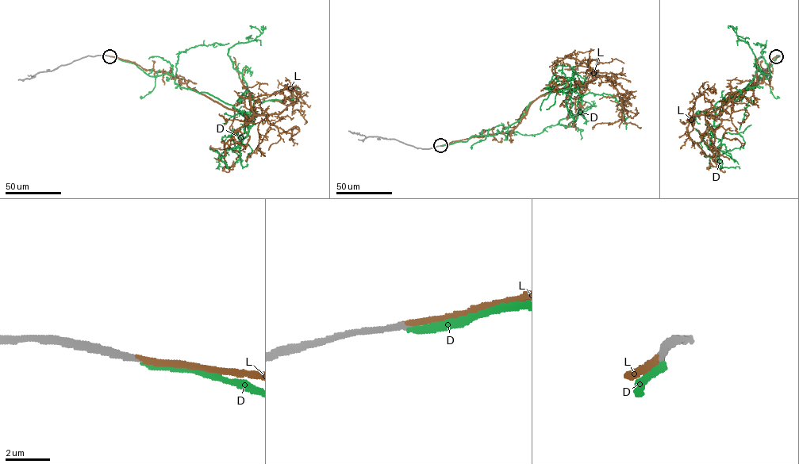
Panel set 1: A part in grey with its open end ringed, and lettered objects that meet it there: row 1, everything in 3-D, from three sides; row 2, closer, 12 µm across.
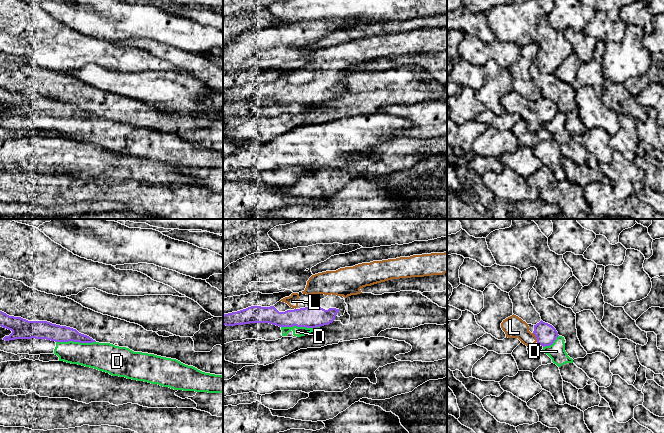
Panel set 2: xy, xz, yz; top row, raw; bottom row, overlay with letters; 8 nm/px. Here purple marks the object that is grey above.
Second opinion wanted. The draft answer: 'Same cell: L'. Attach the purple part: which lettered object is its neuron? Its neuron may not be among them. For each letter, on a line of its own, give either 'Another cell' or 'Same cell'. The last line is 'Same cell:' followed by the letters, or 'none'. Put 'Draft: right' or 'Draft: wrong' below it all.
D: Another cell
L: Same cell
Same cell: L
Draft: right

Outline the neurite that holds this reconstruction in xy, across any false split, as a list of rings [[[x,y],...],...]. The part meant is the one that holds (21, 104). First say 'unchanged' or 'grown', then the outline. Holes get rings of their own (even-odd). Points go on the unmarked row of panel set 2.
unchanged; [[[0,87],[0,102],[12,107],[9,112],[3,114],[5,117],[35,114],[55,118],[96,118],[89,112],[70,103],[52,100],[47,97],[28,97],[21,93],[9,92],[2,87]]]

